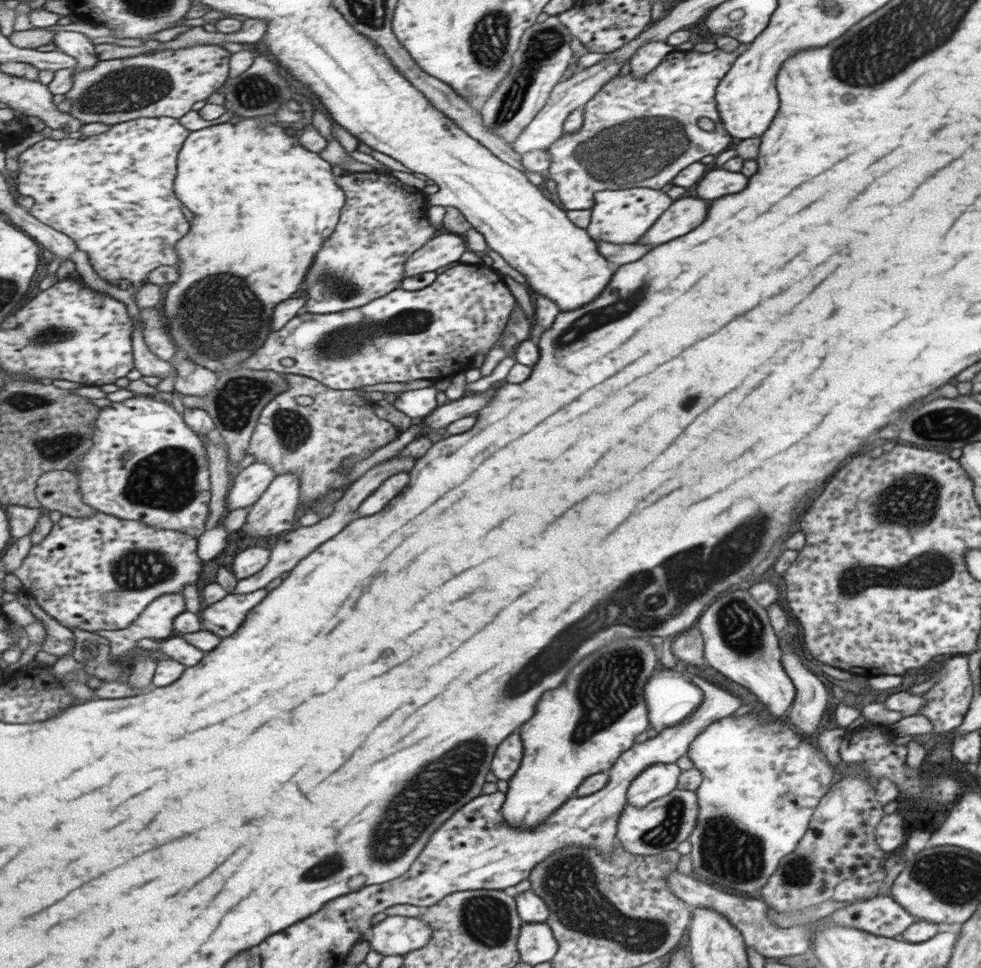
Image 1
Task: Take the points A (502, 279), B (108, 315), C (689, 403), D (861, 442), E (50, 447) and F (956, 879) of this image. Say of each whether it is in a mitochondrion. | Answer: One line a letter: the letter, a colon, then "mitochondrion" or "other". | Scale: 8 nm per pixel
A: other
B: other
C: other
D: other
E: mitochondrion
F: mitochondrion

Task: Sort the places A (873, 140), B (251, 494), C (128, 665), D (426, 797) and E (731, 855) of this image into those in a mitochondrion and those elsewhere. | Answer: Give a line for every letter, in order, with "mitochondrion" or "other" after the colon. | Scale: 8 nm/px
A: other
B: other
C: other
D: mitochondrion
E: mitochondrion

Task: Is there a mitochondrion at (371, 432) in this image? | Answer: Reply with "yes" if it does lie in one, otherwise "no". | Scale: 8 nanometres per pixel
no

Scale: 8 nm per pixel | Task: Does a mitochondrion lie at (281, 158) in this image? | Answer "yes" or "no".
no

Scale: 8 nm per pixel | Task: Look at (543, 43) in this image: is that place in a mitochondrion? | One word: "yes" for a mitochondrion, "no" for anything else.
yes

